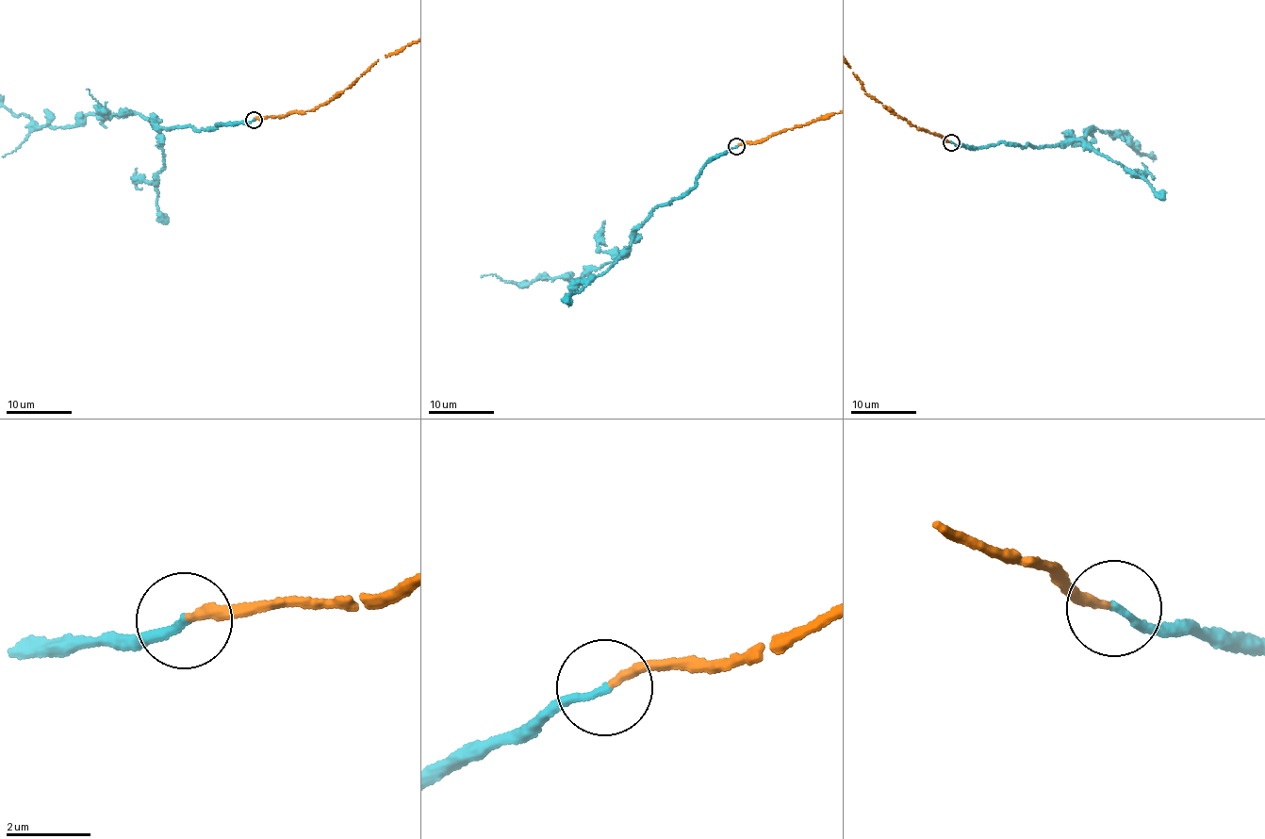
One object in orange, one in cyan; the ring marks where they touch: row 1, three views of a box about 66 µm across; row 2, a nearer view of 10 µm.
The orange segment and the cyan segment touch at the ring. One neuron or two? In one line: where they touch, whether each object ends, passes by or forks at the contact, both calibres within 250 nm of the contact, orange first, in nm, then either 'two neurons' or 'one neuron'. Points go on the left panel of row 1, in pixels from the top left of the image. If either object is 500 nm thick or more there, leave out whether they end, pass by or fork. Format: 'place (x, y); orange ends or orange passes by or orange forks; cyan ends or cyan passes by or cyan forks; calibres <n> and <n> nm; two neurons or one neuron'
place (254, 120); orange ends; cyan ends; calibres 200 and 200 nm; one neuron

